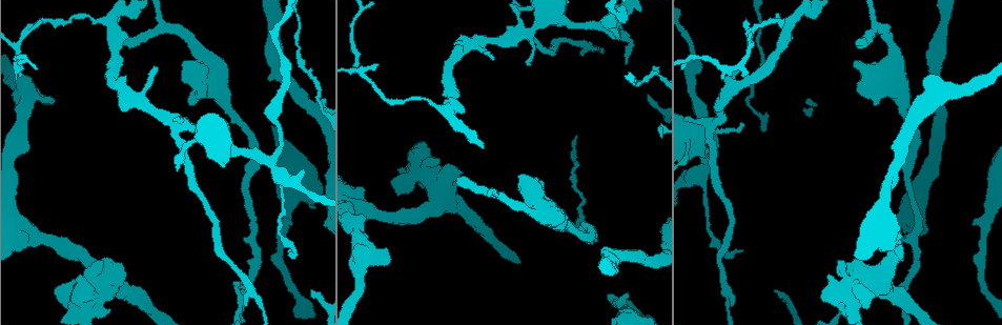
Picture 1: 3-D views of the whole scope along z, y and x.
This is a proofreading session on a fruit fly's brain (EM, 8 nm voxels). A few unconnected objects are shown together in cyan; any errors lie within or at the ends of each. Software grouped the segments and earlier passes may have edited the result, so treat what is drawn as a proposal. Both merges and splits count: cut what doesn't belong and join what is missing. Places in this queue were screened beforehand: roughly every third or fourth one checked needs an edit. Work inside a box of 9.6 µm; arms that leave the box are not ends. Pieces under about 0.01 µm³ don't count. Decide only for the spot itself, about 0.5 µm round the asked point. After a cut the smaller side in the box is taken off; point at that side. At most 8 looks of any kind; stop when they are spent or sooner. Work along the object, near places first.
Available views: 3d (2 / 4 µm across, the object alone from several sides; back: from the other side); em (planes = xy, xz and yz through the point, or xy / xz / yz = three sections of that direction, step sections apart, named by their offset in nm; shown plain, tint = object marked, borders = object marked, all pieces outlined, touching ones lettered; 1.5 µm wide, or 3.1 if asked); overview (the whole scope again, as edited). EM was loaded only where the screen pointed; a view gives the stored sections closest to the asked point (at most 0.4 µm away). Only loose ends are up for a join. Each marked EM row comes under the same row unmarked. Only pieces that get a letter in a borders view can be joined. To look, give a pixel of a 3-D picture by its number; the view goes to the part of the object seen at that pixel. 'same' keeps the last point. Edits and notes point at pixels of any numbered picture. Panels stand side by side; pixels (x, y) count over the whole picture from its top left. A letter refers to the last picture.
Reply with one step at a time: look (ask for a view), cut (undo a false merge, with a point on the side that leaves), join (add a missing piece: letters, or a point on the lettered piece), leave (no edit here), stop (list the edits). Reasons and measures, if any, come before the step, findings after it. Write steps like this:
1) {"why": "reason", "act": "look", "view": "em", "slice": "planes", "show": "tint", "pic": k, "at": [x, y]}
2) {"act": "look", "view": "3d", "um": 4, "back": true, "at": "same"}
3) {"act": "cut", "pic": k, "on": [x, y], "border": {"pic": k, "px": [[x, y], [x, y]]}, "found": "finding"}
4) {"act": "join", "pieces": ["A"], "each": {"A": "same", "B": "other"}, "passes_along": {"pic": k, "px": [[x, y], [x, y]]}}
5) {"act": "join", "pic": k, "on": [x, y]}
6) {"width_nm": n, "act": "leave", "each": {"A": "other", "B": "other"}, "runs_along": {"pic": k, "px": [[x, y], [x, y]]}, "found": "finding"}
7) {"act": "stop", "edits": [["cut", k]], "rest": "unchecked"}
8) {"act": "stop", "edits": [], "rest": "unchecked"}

{"act": "look", "view": "em", "slice": "planes", "show": "borders", "pic": 1, "at": [185, 125]}

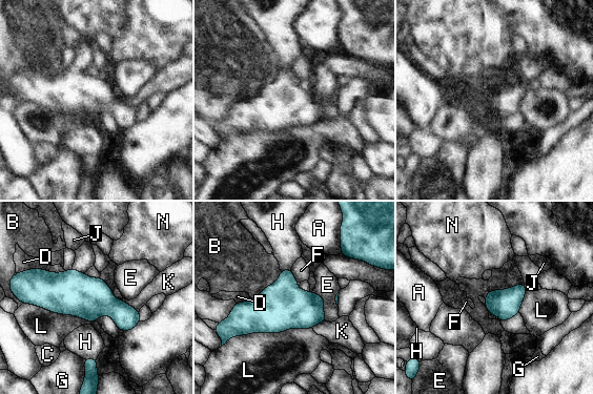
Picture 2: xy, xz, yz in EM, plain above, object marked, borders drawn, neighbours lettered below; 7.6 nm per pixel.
{"act": "leave", "each": {"A": "other", "B": "other", "C": "other", "D": "other", "E": "other", "F": "other", "G": "other", "H": "other", "J": "other", "K": "other", "L": "other", "N": "other"}, "border": {"pic": 2, "px": [[290, 269], [297, 283]]}, "found": "one cell here"}

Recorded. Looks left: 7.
{"why": "thick end", "act": "look", "view": "3d", "um": 2, "pic": 1, "at": [854, 66]}

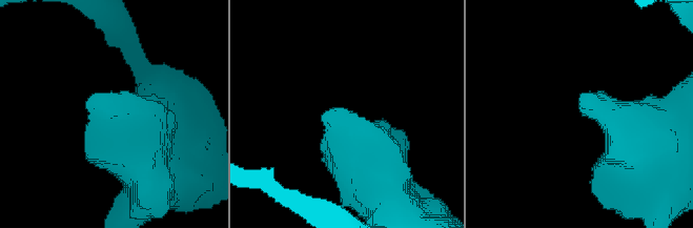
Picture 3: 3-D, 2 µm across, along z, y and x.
{"why": "need the tissue", "act": "look", "view": "em", "slice": "planes", "show": "tint", "pic": 3, "at": [89, 106]}

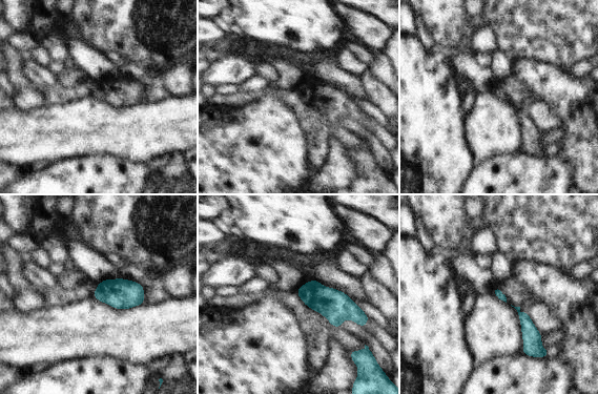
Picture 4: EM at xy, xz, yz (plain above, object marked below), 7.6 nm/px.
{"act": "look", "view": "em", "slice": "planes", "show": "borders", "at": "same"}

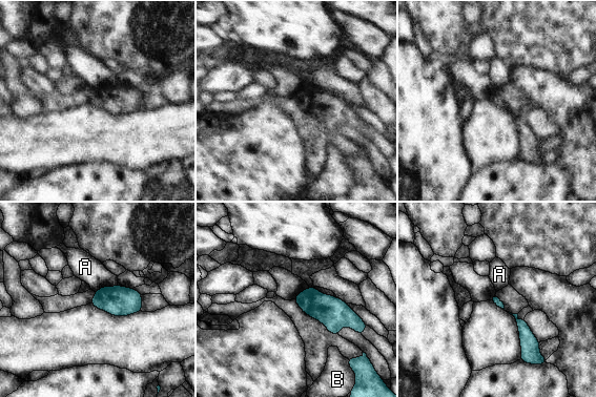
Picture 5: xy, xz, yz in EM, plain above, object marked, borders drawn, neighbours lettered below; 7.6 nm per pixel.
{"longest_contact_nm": ["A", 180], "act": "leave", "each": {"A": "other", "B": "other"}, "found": "no lettered piece goes on from it"}

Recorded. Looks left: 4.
{"why": "calibre changes", "act": "look", "view": "em", "slice": "planes", "show": "borders", "pic": 1, "at": [901, 103]}

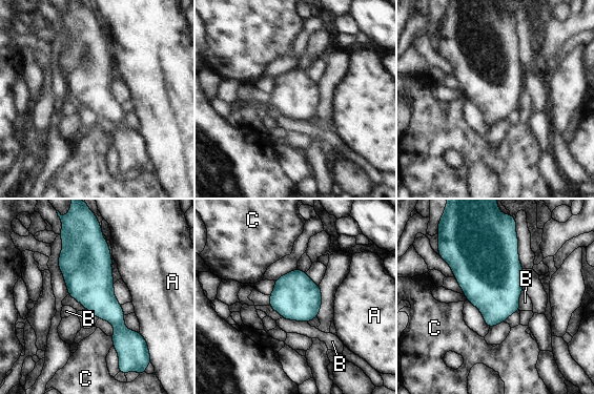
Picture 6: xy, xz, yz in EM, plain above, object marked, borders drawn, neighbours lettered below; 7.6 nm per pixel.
{"longest_contact_nm": ["B", 200], "act": "leave", "each": {"A": "other", "B": "other", "C": "other"}, "border": {"pic": 6, "px": [[111, 335], [114, 346]]}, "found": "all the same cell"}

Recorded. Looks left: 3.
{"act": "stop", "edits": [], "rest": "unchecked"}

